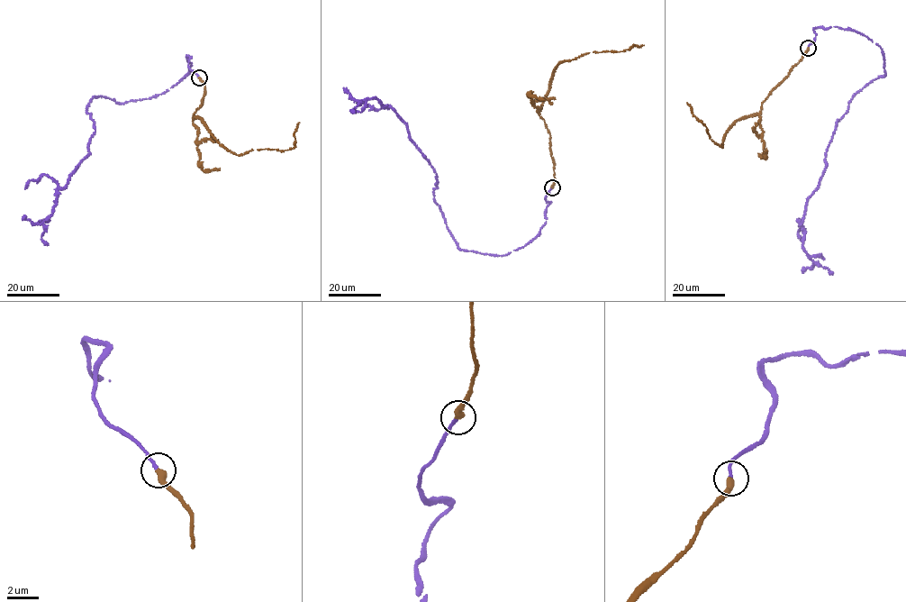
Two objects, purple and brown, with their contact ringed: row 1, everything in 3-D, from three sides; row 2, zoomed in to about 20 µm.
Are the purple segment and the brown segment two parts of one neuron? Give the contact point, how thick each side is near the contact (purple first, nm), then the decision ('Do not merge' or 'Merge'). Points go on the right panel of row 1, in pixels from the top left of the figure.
Place: (808, 48). Thickness 190 nm (purple) against 440 nm. Merge

